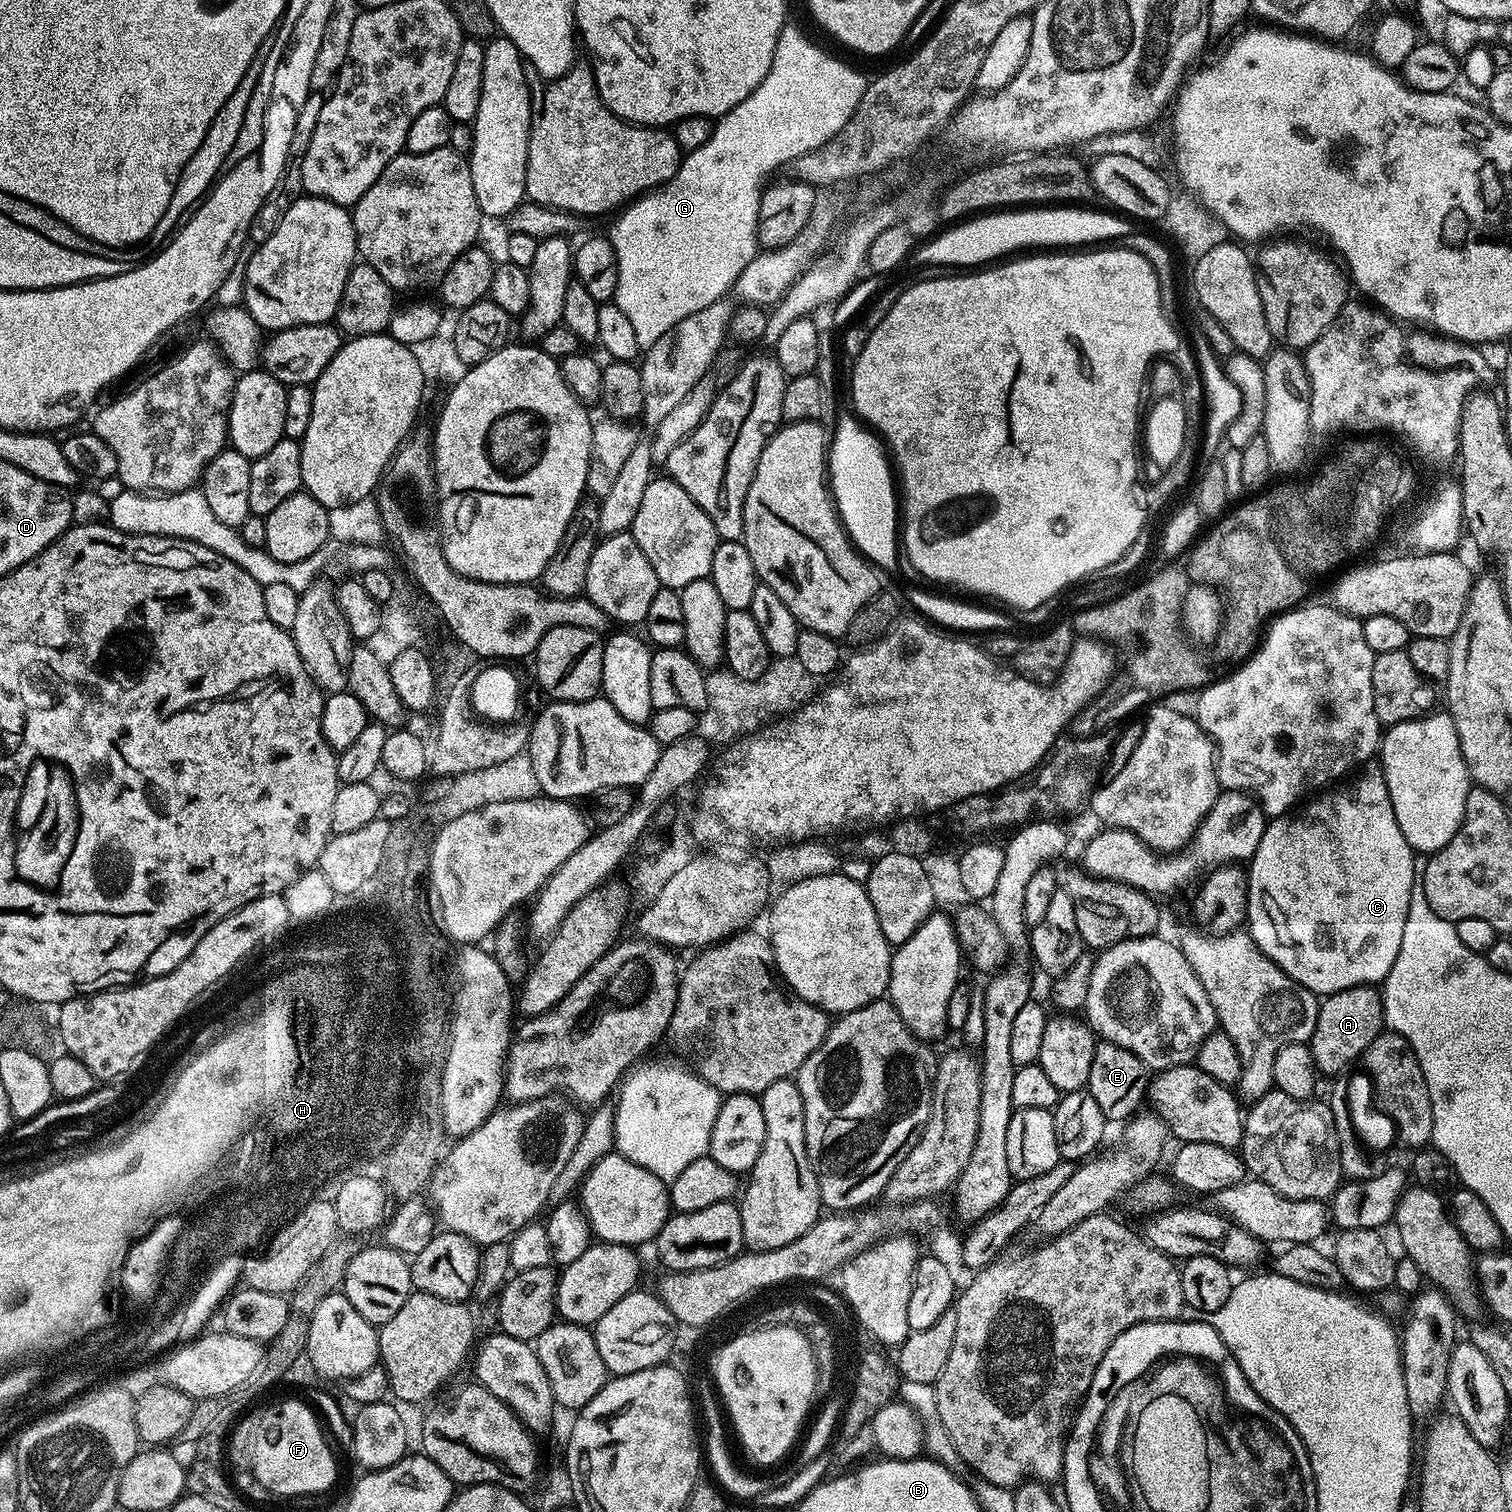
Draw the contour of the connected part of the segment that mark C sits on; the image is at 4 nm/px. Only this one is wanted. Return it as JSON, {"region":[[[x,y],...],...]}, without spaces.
{"region":[[[1379,767],[1371,768],[1367,769],[1369,772],[1365,776],[1358,777],[1353,784],[1348,784],[1345,788],[1333,787],[1331,790],[1321,791],[1319,795],[1312,798],[1317,798],[1317,800],[1309,799],[1307,801],[1308,809],[1301,816],[1294,817],[1289,824],[1287,815],[1269,819],[1264,825],[1264,833],[1258,842],[1258,850],[1254,850],[1252,859],[1246,864],[1248,874],[1247,935],[1251,936],[1258,950],[1269,956],[1287,976],[1294,978],[1294,982],[1298,982],[1306,990],[1315,992],[1320,998],[1359,984],[1376,986],[1388,977],[1390,966],[1394,966],[1394,958],[1398,958],[1398,950],[1402,946],[1402,930],[1406,930],[1406,918],[1410,910],[1410,894],[1418,883],[1418,878],[1414,874],[1414,858],[1417,853],[1406,842],[1406,838],[1398,826],[1398,818],[1394,814],[1394,806],[1390,802],[1390,790],[1386,786],[1383,771]]]}

